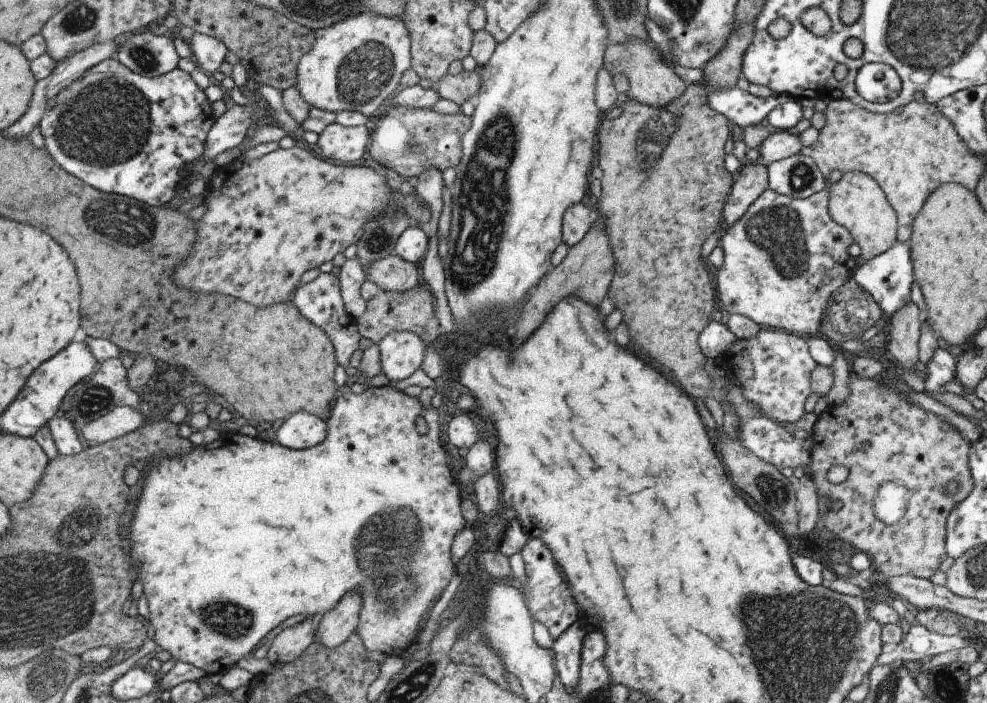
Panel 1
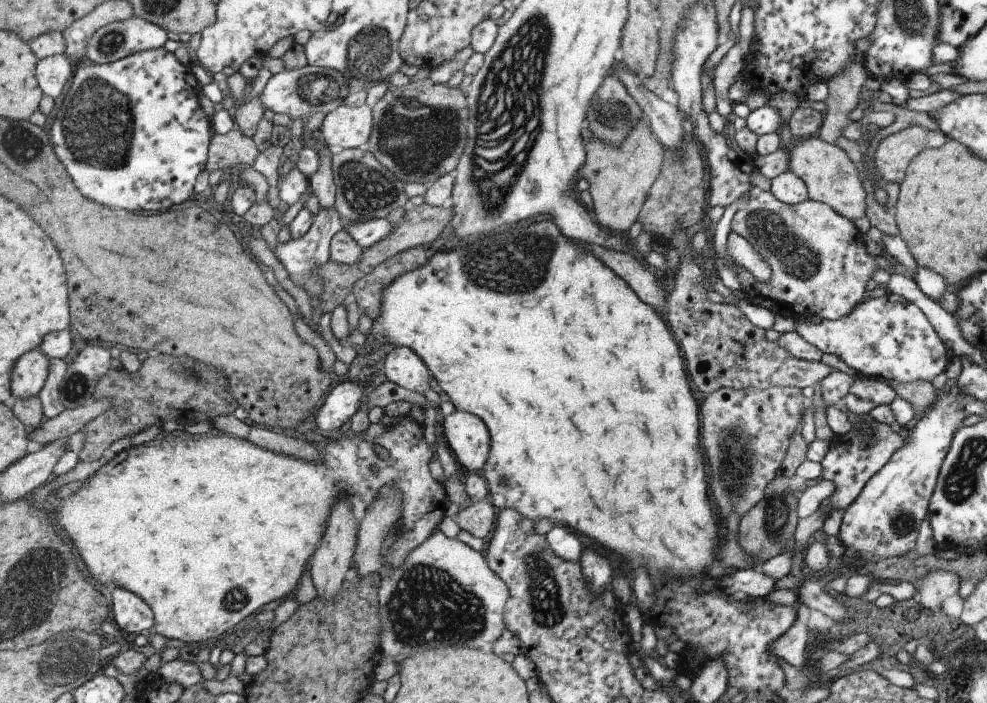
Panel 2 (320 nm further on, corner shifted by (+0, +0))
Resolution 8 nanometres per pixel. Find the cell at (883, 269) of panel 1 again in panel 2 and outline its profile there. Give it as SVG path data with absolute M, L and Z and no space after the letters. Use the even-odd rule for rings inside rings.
M885 292L878 298L869 299L867 296L853 307L849 314L835 320L793 318L794 331L815 346L822 353L837 356L855 370L861 377L883 382L908 383L925 381L930 383L937 374L944 372L952 358L950 350L937 336L927 317L913 303L905 301L899 295Z

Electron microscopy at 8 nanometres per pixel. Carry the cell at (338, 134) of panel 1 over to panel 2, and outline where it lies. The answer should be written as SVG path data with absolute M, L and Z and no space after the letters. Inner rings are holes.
M341 104L324 114L320 122L321 136L332 151L364 148L373 128L372 109L363 104L348 107Z

